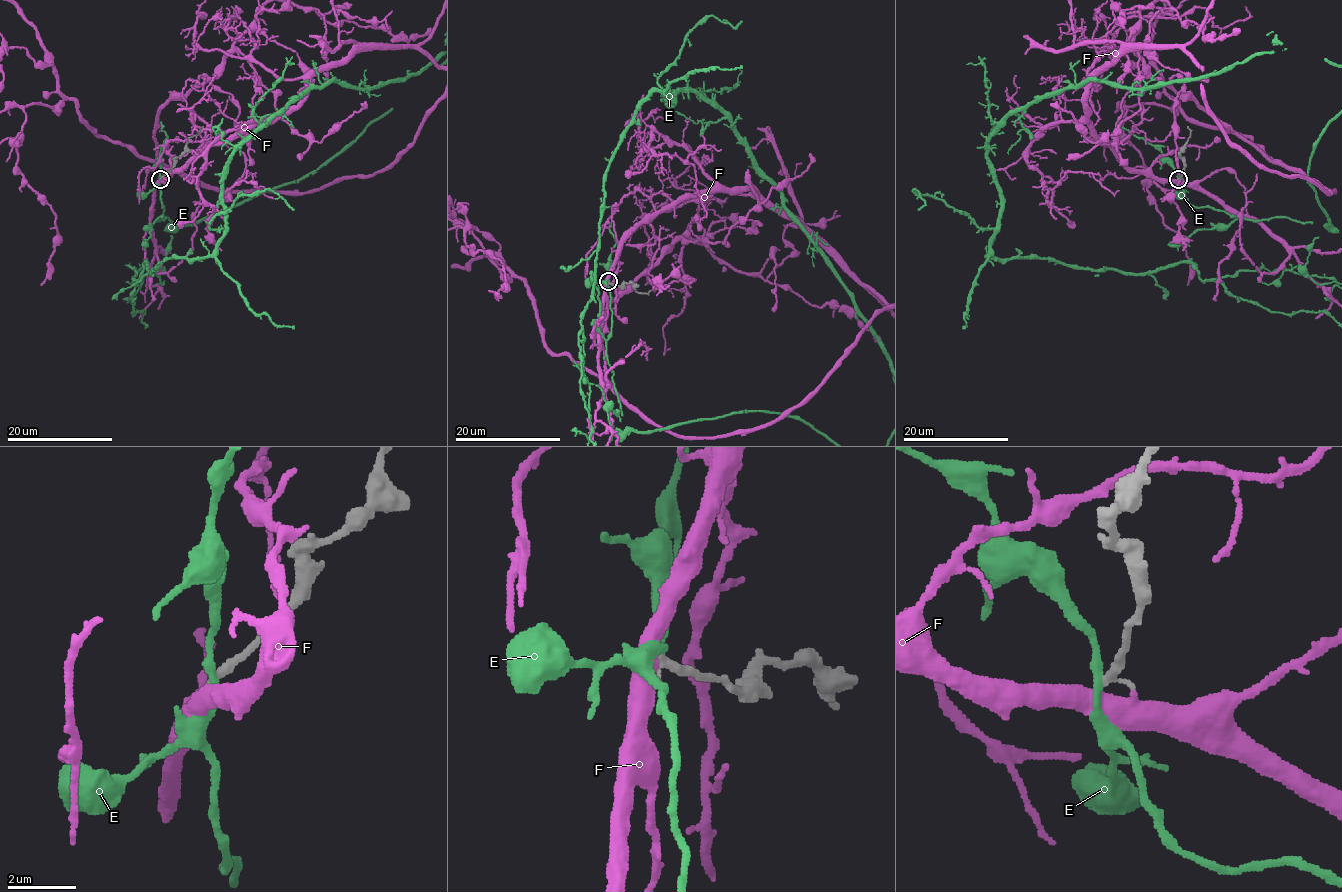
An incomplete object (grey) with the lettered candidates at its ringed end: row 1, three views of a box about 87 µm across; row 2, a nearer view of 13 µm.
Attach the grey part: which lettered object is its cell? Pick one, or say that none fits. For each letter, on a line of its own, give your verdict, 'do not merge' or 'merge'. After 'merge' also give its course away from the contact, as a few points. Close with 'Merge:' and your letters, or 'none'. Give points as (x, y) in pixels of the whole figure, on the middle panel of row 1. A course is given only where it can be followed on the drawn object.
E: do not merge
F: do not merge
Merge: none

